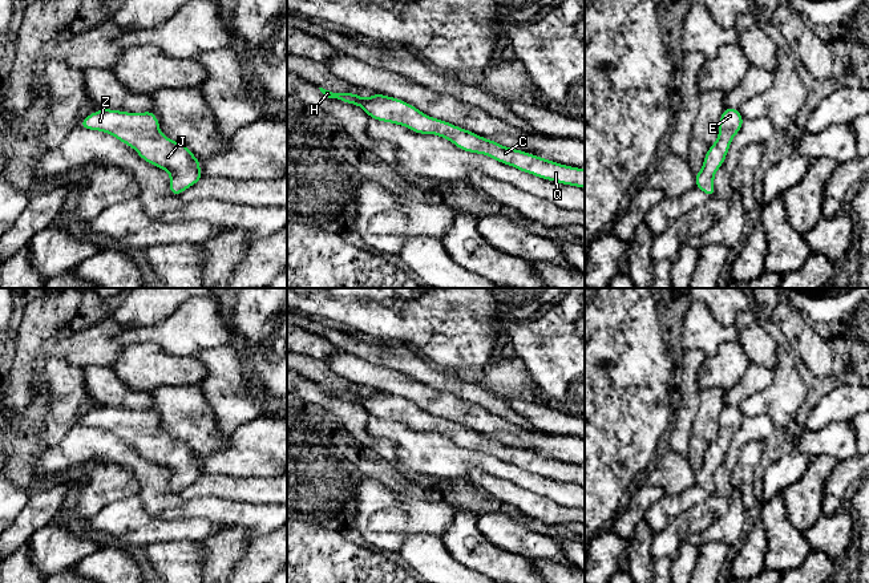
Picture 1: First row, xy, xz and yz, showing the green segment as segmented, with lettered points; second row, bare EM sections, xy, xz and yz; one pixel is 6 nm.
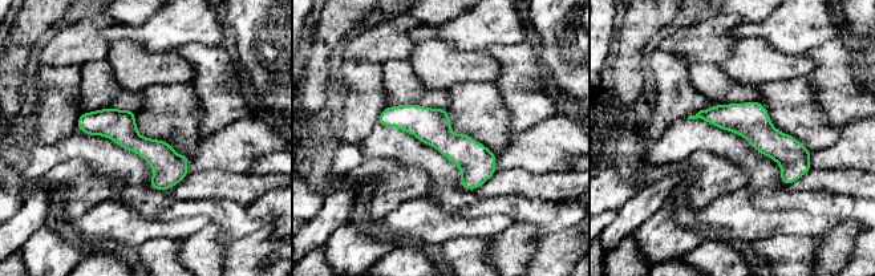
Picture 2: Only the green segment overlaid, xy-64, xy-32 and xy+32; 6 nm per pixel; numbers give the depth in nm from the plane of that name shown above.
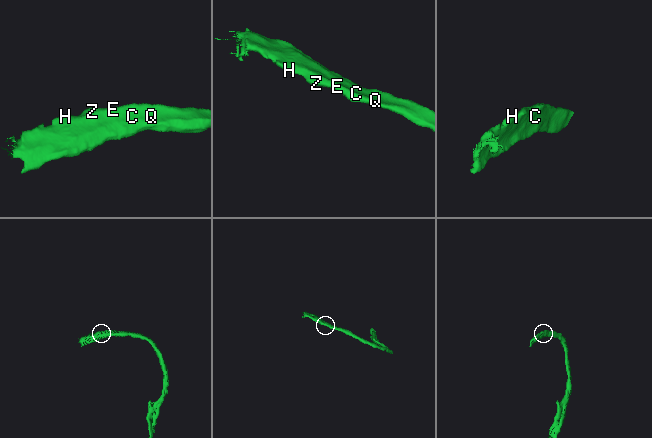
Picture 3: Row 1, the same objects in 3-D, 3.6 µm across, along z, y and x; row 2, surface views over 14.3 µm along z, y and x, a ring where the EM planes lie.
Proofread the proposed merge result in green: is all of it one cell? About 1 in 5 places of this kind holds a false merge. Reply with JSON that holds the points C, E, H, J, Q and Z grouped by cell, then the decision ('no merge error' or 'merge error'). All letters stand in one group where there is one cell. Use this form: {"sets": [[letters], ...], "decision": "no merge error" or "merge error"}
{"sets": [["C", "E", "H", "J", "Q", "Z"]], "decision": "no merge error"}

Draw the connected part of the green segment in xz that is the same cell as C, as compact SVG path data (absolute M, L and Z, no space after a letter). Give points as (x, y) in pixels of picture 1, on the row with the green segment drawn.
M323 88L319 89L328 98L363 108L368 117L377 121L401 125L420 134L440 135L464 151L485 154L501 163L542 179L585 189L585 169L561 165L522 150L505 147L444 120L429 117L403 100L379 93L369 98L361 98L356 93L332 93Z

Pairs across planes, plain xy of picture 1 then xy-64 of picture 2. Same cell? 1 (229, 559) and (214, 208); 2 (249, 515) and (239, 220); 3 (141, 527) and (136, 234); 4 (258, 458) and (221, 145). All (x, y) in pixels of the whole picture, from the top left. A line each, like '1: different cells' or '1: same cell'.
1: different cells
2: same cell
3: same cell
4: same cell

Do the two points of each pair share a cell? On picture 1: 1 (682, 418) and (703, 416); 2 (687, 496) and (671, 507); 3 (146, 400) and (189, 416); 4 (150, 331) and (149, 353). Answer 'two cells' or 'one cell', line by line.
1: two cells
2: one cell
3: two cells
4: two cells

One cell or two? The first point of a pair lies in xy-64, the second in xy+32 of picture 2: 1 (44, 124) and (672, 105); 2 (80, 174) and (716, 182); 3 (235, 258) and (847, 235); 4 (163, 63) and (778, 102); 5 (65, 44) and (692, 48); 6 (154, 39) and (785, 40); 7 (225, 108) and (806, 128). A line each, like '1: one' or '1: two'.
1: one
2: one
3: two
4: two
5: one
6: one
7: two

